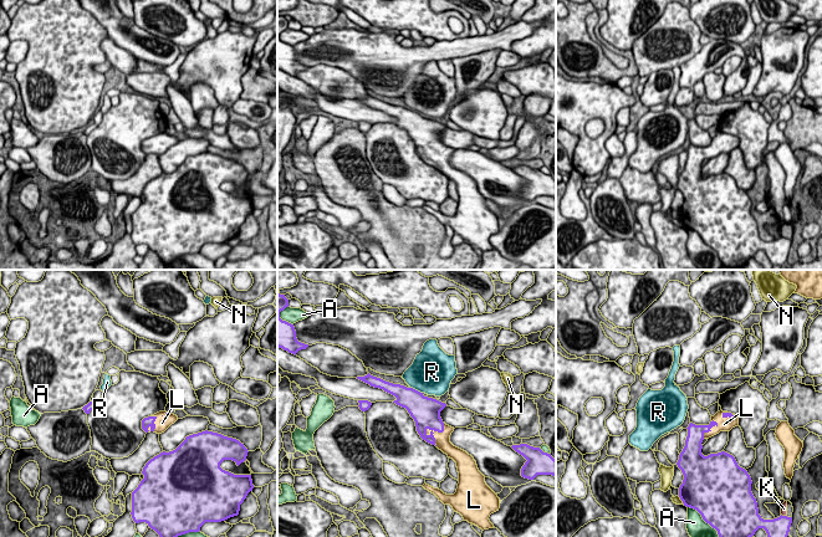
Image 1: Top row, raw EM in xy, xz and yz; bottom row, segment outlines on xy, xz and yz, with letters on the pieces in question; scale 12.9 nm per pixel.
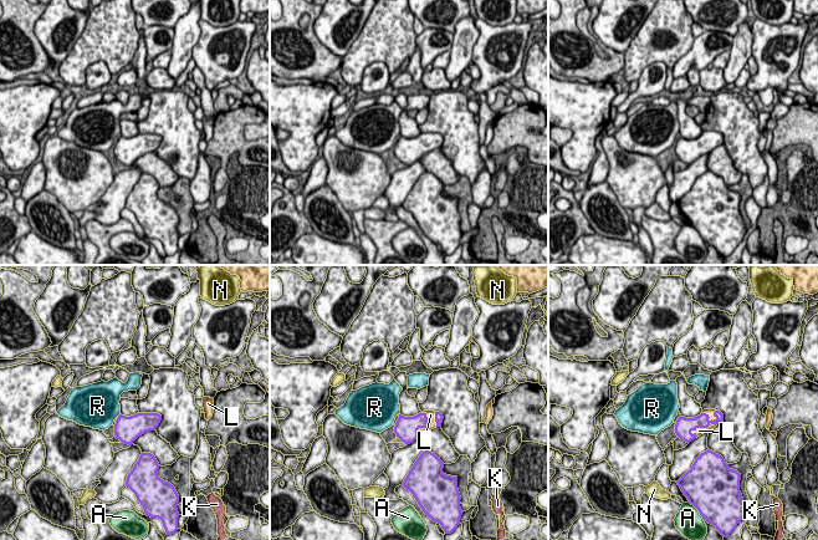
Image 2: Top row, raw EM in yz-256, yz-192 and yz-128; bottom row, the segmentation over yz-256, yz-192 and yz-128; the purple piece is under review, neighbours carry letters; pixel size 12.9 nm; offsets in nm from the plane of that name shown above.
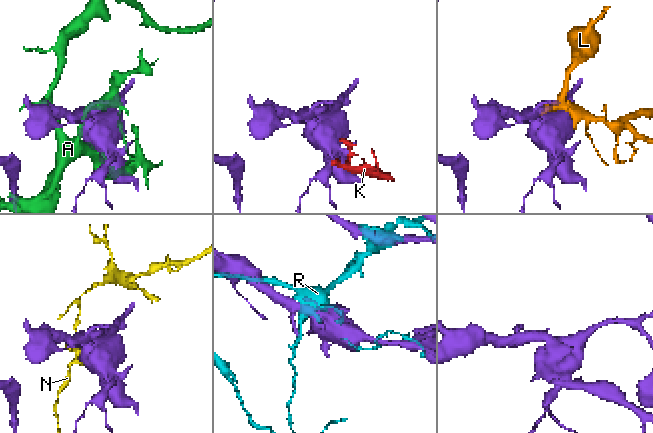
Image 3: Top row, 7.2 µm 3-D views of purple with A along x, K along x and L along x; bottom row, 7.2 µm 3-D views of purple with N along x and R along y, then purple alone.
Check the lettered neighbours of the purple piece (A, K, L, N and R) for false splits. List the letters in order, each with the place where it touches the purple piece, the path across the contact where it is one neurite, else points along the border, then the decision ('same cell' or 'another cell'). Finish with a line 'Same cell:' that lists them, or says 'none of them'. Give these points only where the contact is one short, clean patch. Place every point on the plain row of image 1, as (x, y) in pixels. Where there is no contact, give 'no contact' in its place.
A: contact yz (708, 244); another cell
K: contact yz (784, 238); border yz (781, 235), (786, 238); another cell
L: contact xz (435, 152); same cell
N: contact yz (680, 220); another cell
R: contact xz (417, 112); another cell
Same cell: L

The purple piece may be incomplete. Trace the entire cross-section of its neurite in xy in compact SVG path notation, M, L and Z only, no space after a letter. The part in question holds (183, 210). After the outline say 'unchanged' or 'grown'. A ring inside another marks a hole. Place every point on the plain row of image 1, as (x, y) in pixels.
M201 153L185 159L173 173L160 174L150 180L143 189L144 200L132 214L132 240L136 245L145 244L164 264L178 257L199 254L205 244L221 244L238 237L240 226L252 213L251 196L234 196L220 189L224 181L233 181L239 188L246 181L247 170L239 162L213 153Z | unchanged

